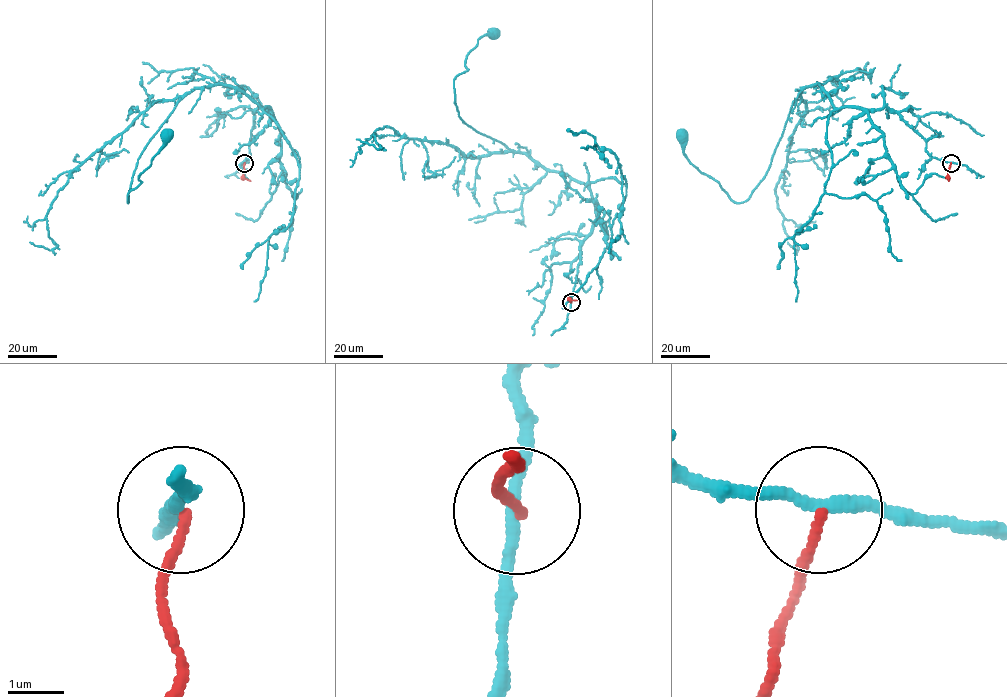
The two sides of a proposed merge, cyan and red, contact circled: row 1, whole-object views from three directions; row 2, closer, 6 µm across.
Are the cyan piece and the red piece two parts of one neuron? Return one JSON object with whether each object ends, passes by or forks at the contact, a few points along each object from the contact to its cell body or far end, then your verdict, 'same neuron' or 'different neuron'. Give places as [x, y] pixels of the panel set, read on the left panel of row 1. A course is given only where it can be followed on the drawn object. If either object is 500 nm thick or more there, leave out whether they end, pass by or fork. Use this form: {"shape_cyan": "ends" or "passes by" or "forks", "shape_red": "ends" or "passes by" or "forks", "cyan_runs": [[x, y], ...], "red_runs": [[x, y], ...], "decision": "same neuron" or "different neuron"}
{"shape_cyan": "passes by", "shape_red": "ends", "cyan_runs": [[244, 162], [253, 113], [269, 108], [231, 87], [194, 88], [137, 161], [127, 202], [167, 135]], "red_runs": [[244, 162], [243, 177], [250, 181]], "decision": "different neuron"}

